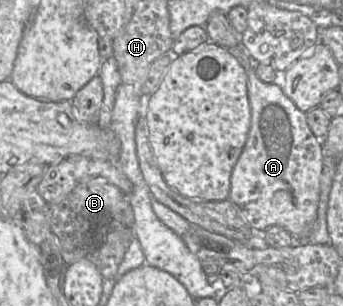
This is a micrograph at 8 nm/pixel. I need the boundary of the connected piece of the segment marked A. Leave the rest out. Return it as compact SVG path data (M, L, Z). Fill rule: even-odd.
M242 36L240 46L229 50L245 69L251 109L247 140L231 174L229 200L239 208L242 217L255 232L264 232L273 225L279 225L288 230L296 241L304 240L317 219L324 164L322 140L308 126L306 113L285 95L278 84L265 83L258 78L248 50L242 44Z

